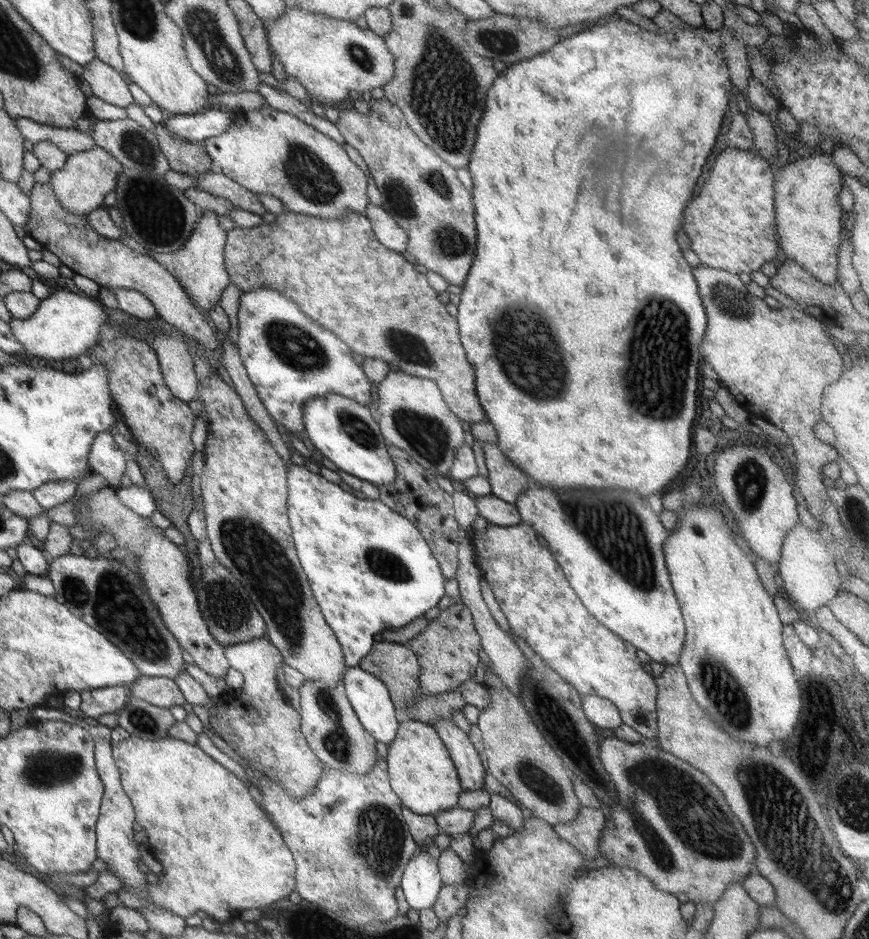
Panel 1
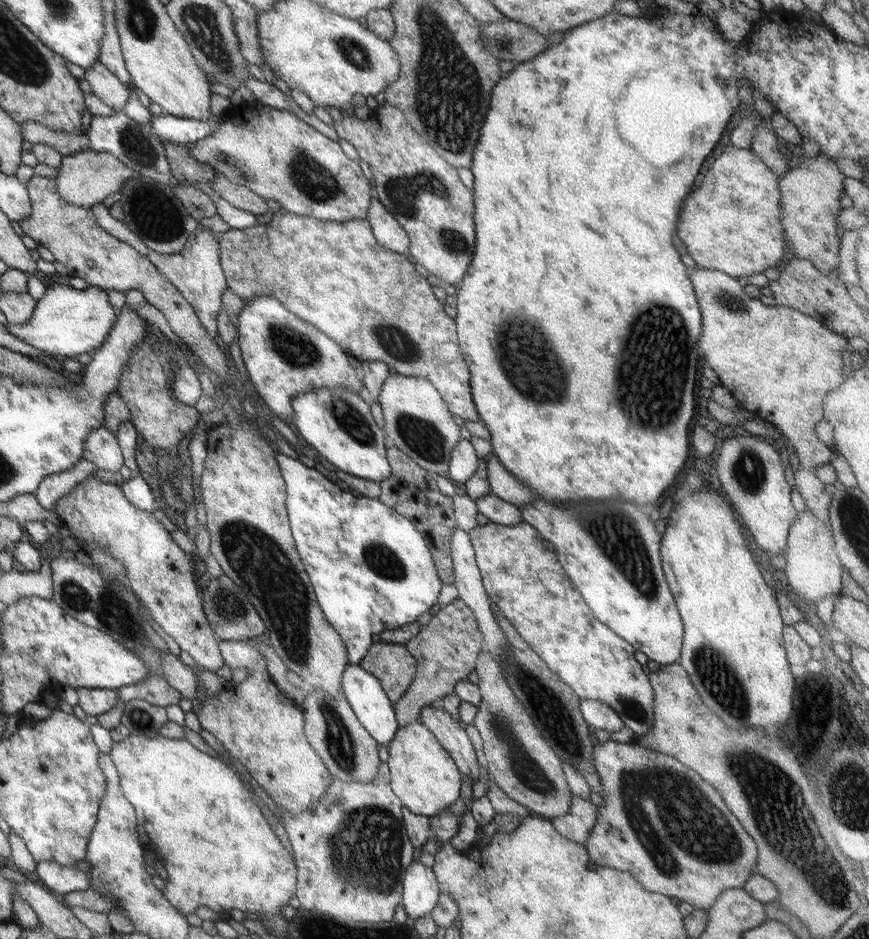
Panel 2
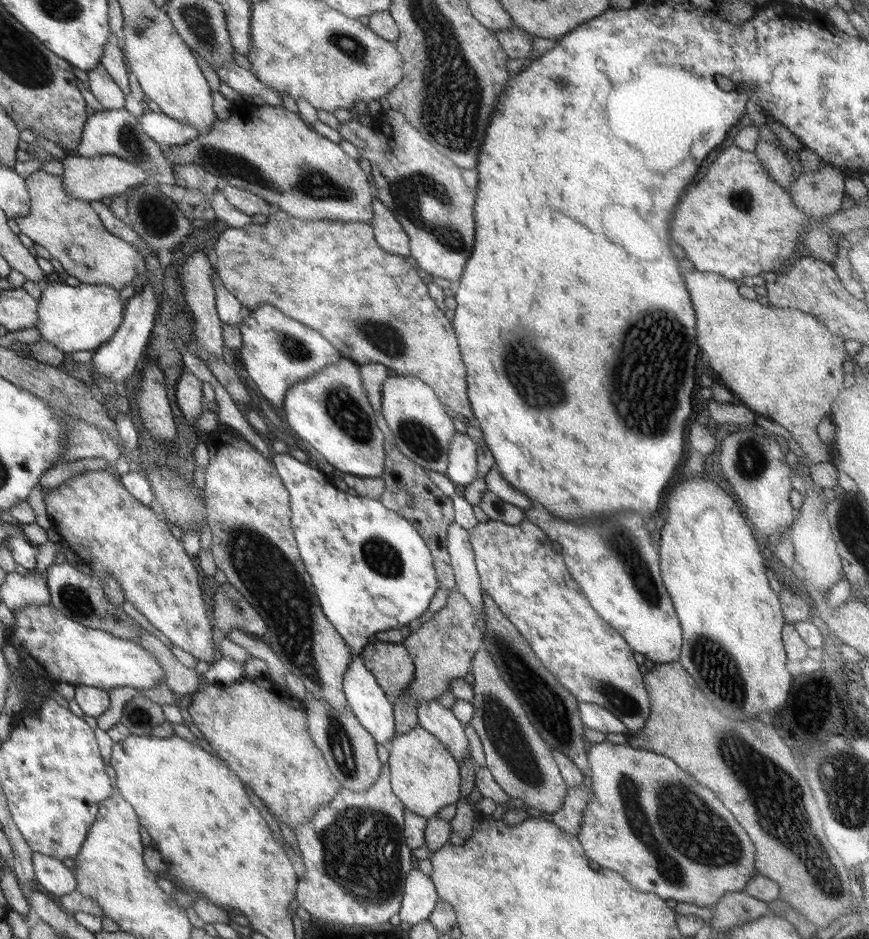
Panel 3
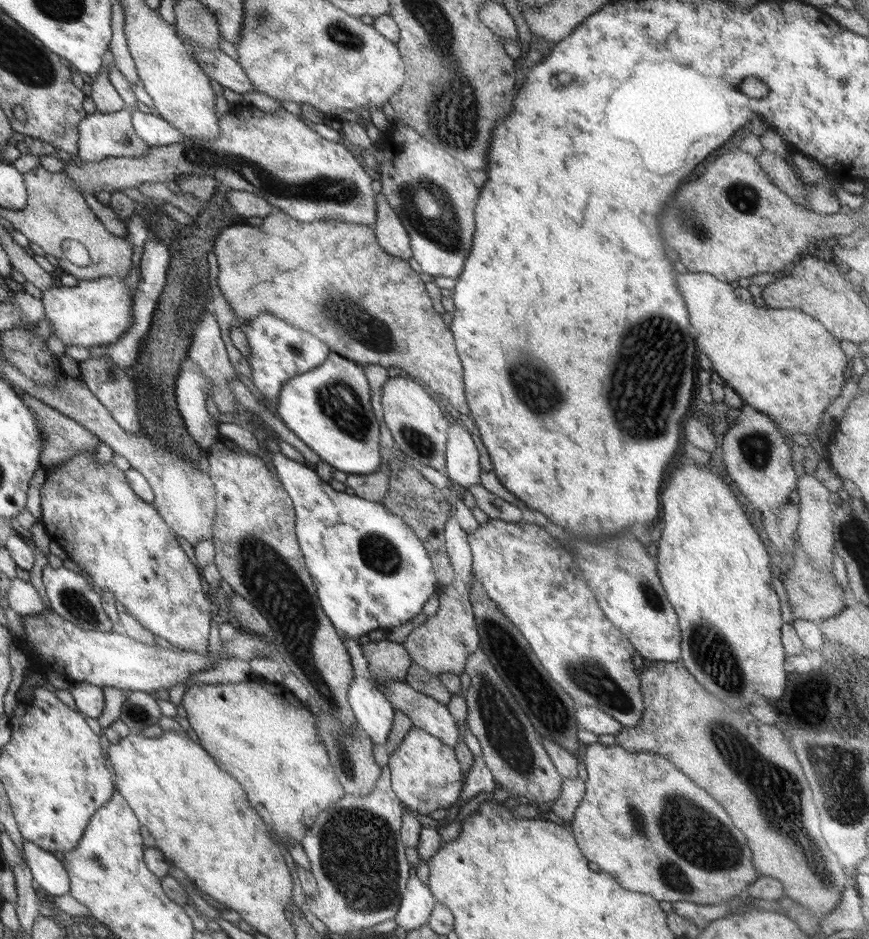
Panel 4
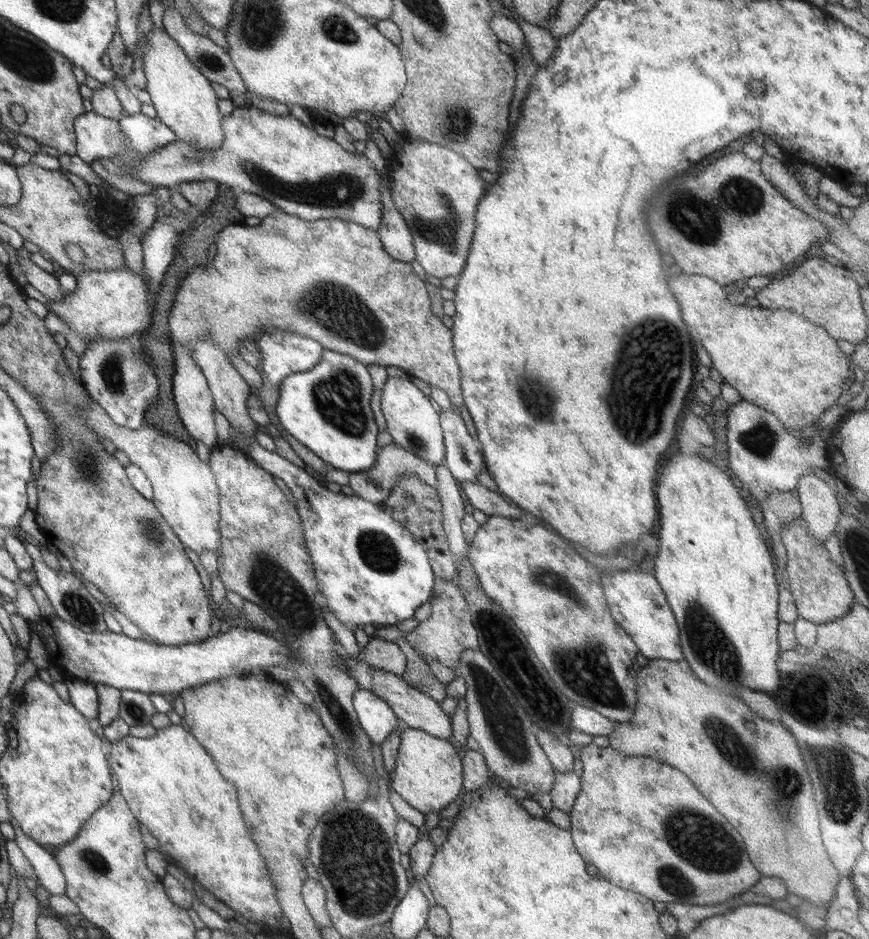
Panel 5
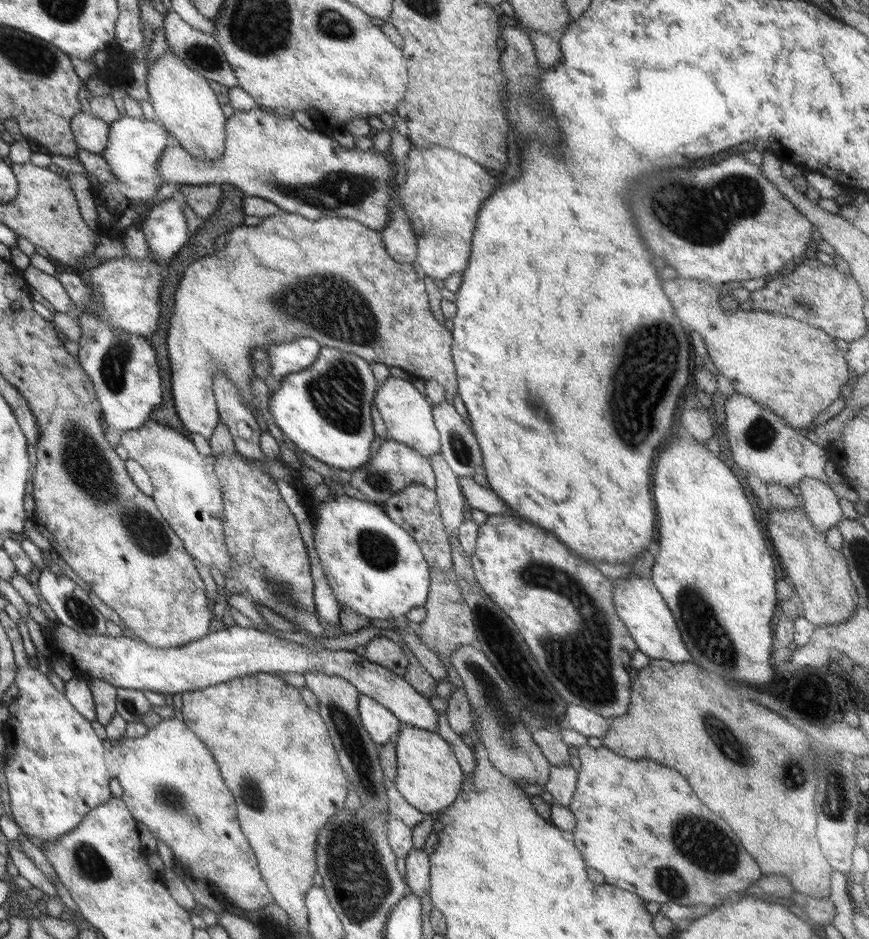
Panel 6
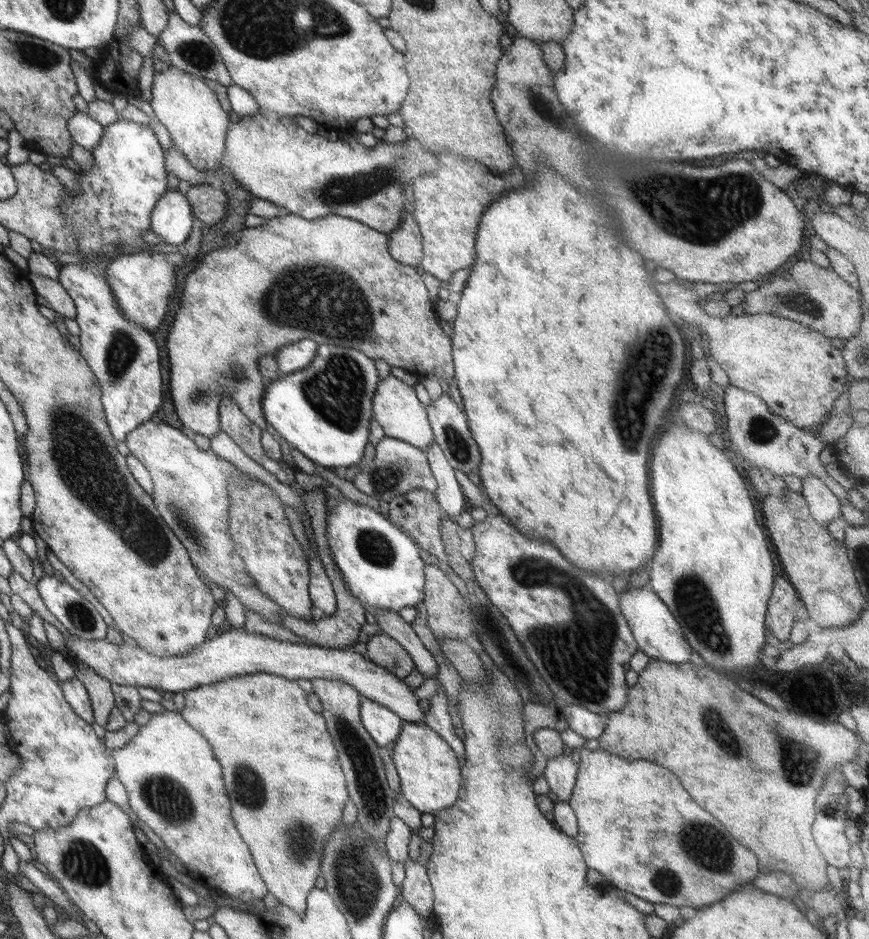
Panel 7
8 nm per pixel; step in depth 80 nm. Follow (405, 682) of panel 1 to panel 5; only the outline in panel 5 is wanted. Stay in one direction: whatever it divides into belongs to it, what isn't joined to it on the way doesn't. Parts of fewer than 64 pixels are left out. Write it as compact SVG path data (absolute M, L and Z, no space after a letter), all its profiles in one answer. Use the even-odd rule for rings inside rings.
M377 637L369 638L363 647L361 660L370 667L390 672L398 677L404 673L406 667L406 658L402 650L395 643Z

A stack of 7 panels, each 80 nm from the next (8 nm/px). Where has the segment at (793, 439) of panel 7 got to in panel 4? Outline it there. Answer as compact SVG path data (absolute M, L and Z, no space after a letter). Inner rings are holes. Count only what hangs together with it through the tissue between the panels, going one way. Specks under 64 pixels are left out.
M742 404L738 410L737 420L723 438L723 466L734 482L739 495L744 496L749 504L761 513L763 507L776 514L781 504L788 501L791 490L796 488L795 470L790 446L787 445L785 434L769 419L765 413L759 412L749 405Z

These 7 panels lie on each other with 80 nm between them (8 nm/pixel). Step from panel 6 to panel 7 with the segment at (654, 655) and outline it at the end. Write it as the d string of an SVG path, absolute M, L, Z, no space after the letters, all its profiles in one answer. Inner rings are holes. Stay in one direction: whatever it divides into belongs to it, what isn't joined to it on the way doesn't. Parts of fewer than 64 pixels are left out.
M648 584L637 590L621 594L618 600L621 614L628 624L632 638L635 640L638 650L645 656L673 664L694 659L693 652L677 621Z

